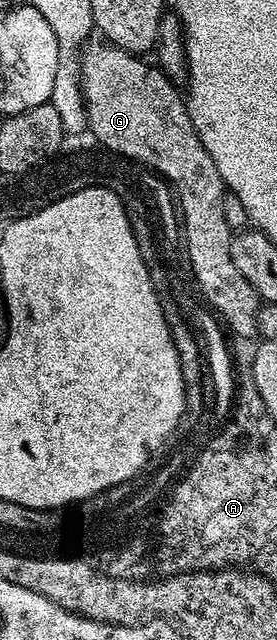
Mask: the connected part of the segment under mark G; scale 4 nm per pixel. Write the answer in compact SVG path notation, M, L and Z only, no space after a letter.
M106 41L95 42L88 42L79 57L84 105L91 110L87 118L90 134L95 134L101 146L127 159L136 159L136 164L154 169L170 184L181 216L185 259L198 294L219 308L222 318L231 321L240 340L254 340L259 334L257 313L261 300L253 285L233 265L233 257L229 257L233 233L225 225L223 175L217 173L213 157L209 157L193 129L180 88L178 91L178 86L158 66L150 67L146 58L112 47Z

